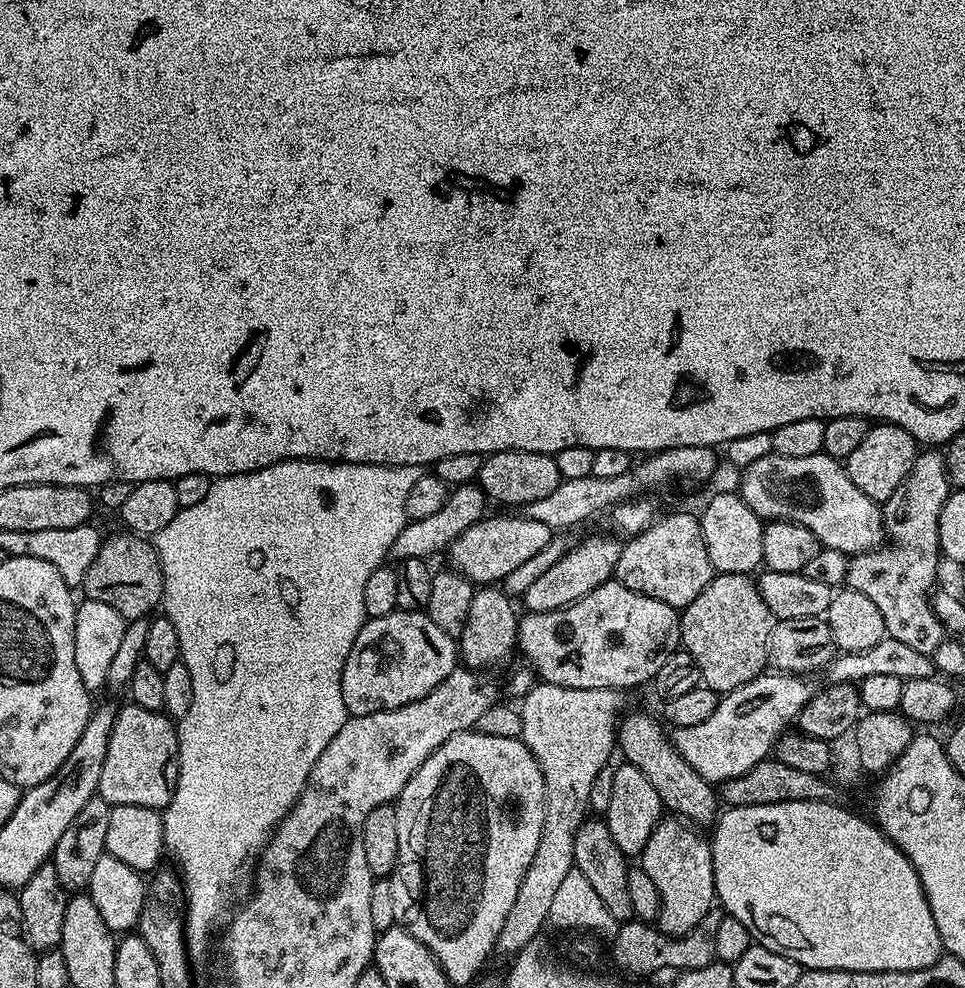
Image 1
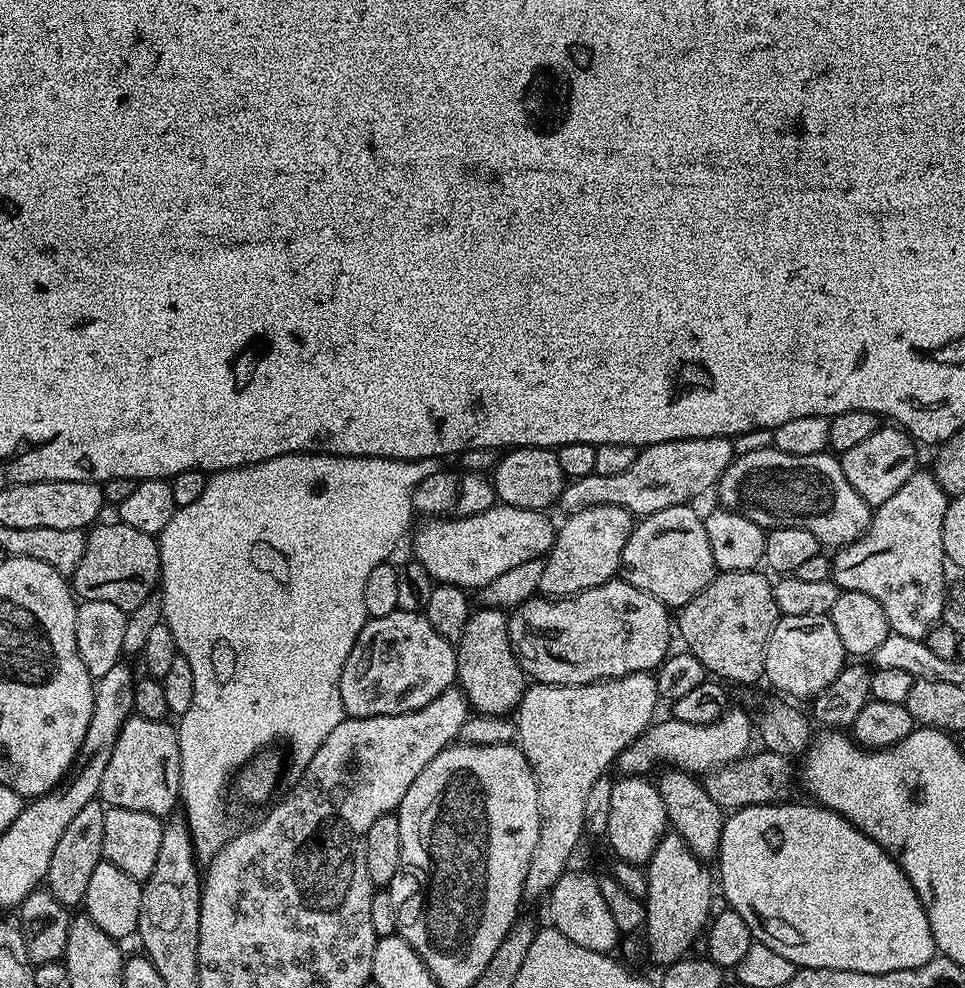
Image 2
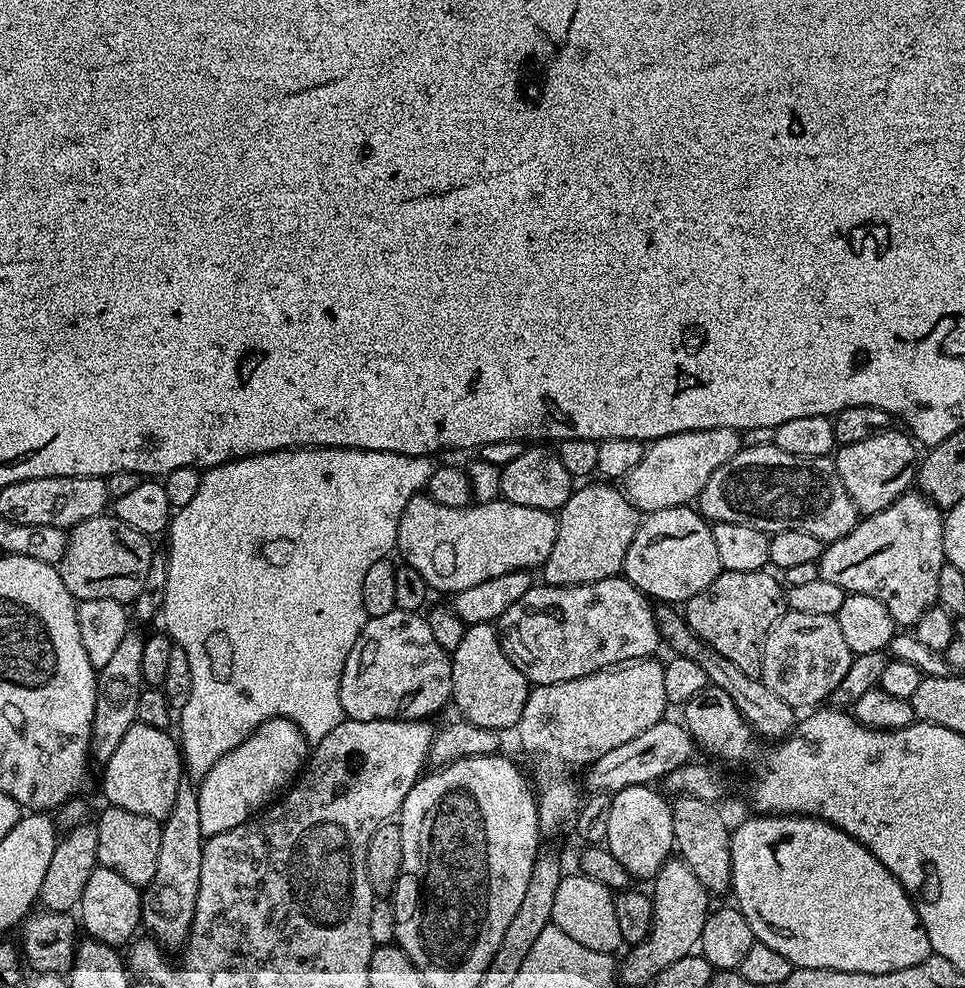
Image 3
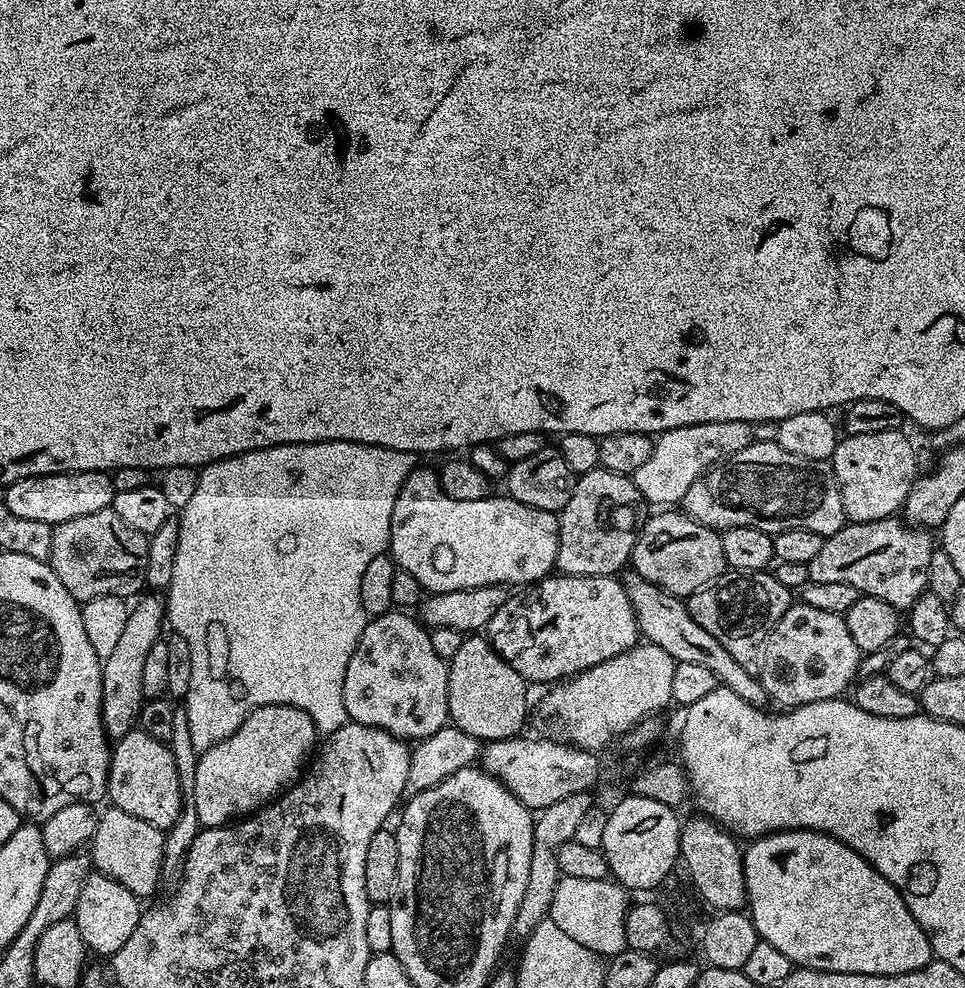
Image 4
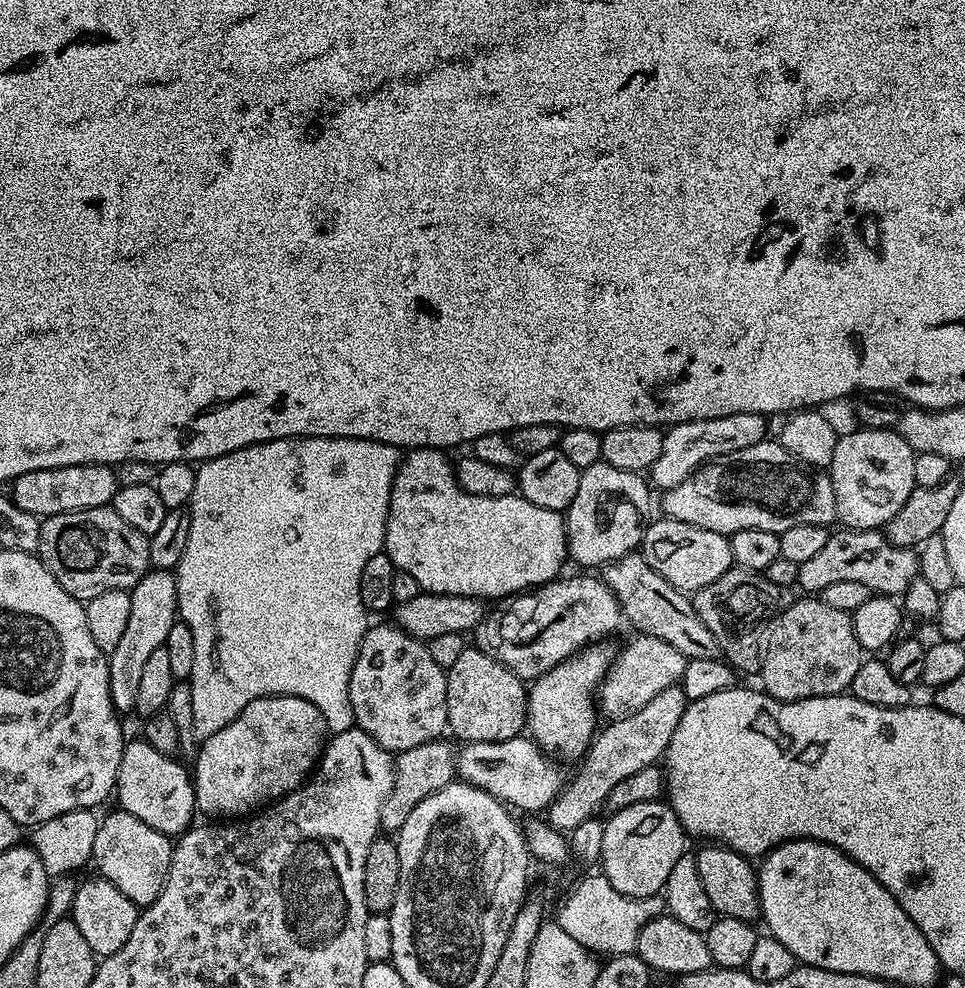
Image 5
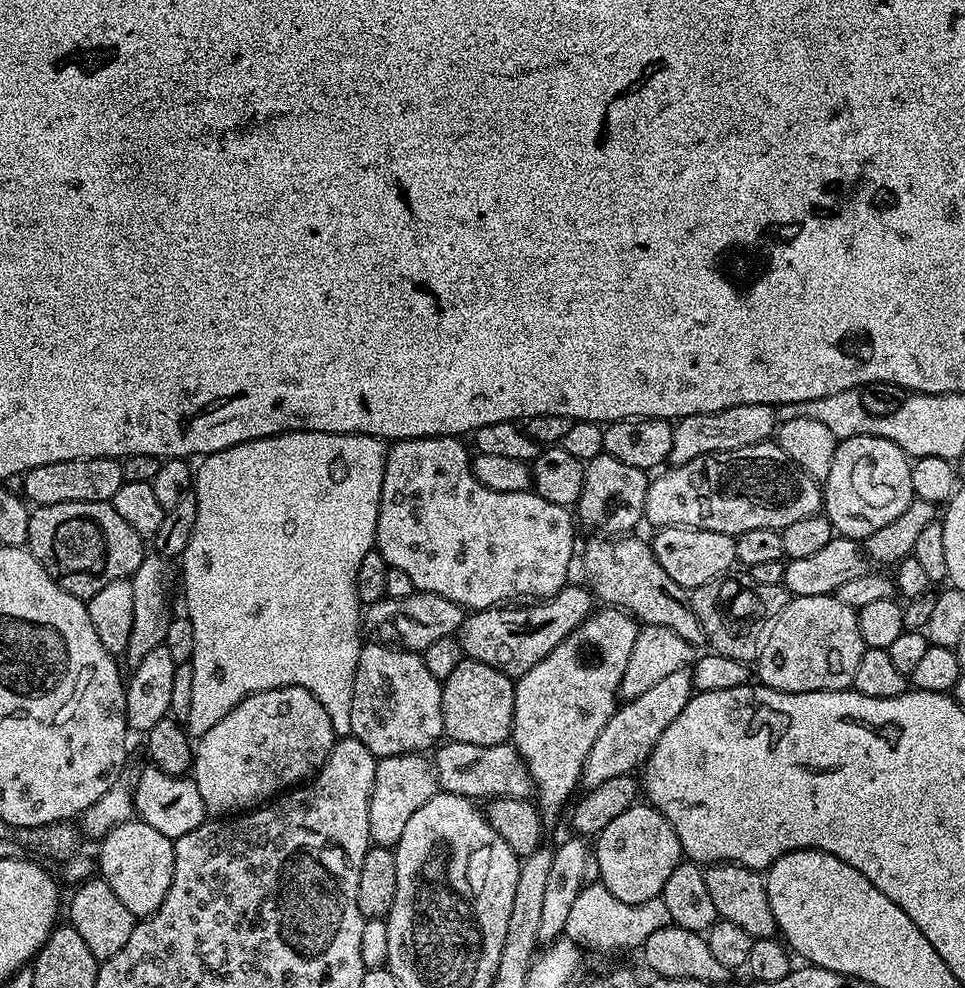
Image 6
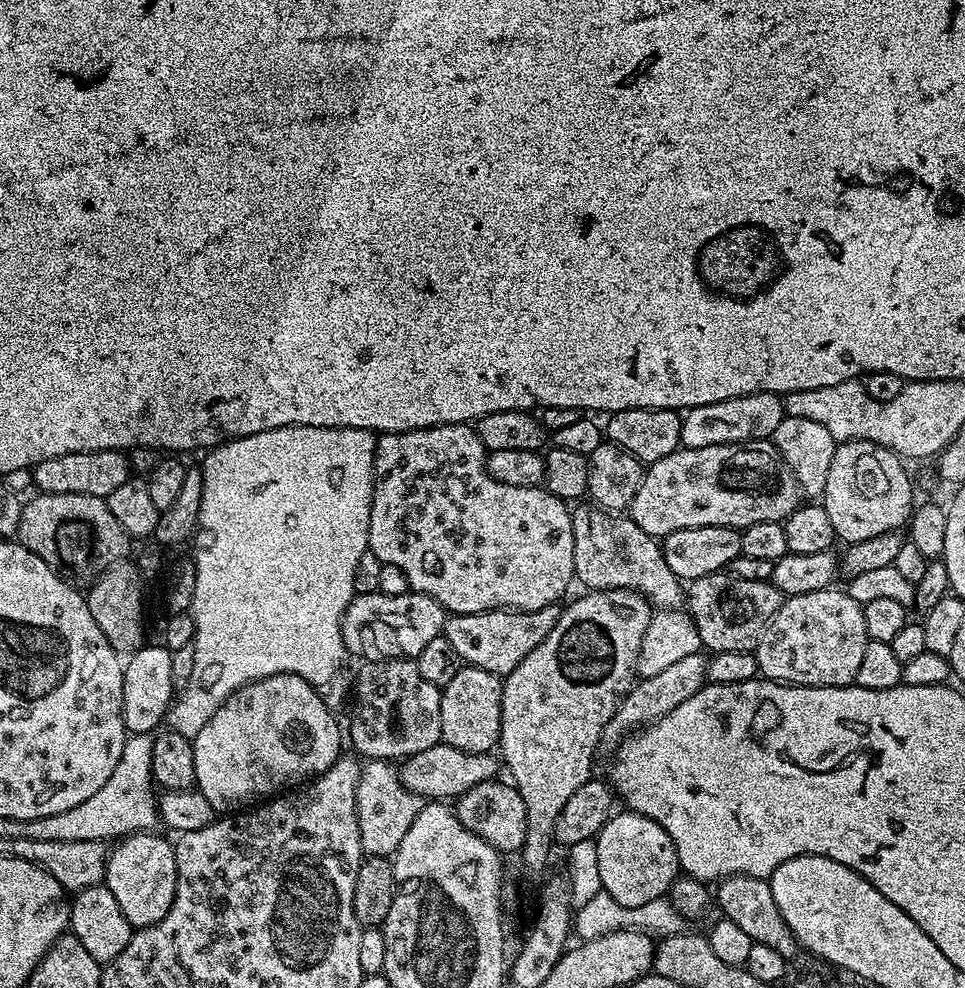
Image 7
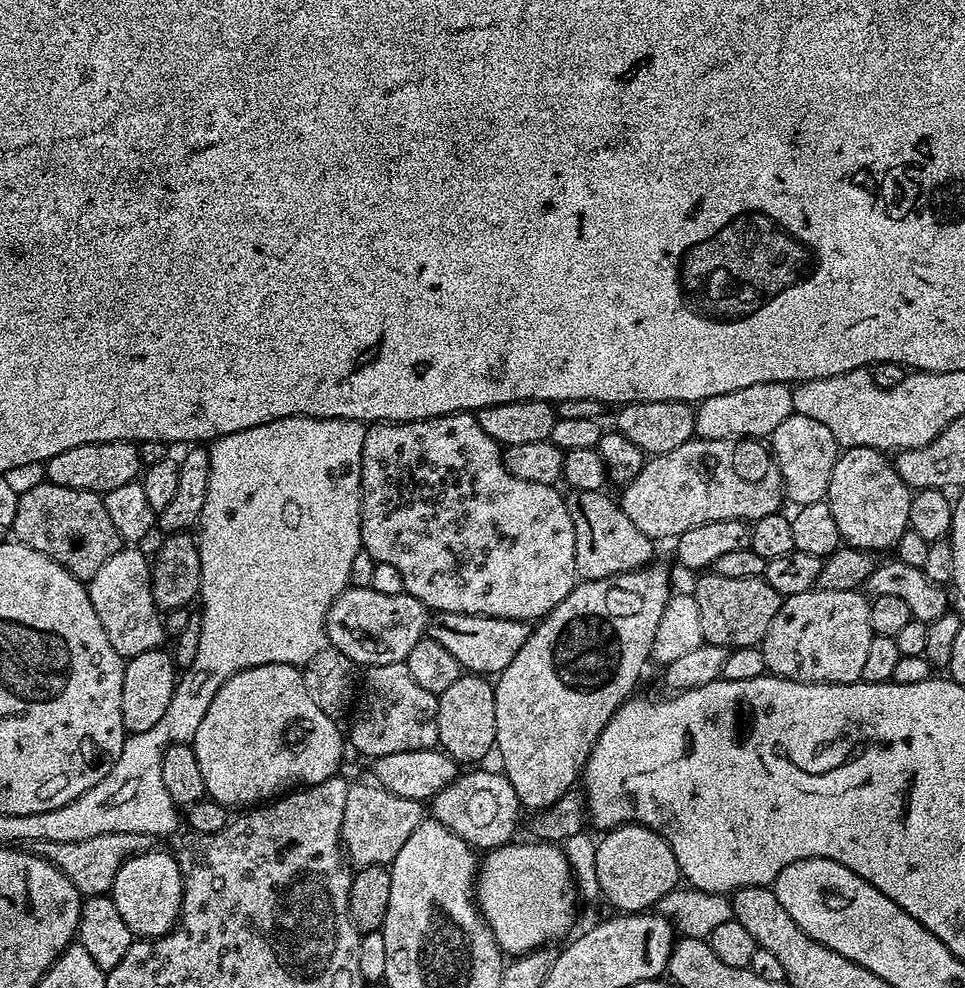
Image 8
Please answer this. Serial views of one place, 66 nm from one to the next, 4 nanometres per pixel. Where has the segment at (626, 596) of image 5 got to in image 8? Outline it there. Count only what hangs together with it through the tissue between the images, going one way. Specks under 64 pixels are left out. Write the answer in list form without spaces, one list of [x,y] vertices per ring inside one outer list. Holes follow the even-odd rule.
[[[575,489],[567,493],[568,509],[570,510],[570,522],[574,522],[574,562],[576,563],[576,575],[581,581],[597,580],[614,574],[632,572],[635,568],[645,567],[653,559],[653,537],[642,534],[634,522],[625,514],[615,499],[607,496],[607,491]]]

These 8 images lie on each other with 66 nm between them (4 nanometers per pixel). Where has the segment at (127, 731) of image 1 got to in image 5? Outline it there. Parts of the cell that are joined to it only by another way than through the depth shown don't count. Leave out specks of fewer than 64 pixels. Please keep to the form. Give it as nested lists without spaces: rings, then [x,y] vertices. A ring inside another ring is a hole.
[[[129,739],[124,746],[122,762],[118,766],[118,778],[114,789],[115,799],[120,799],[119,807],[125,812],[142,818],[146,826],[154,826],[163,836],[179,837],[193,827],[192,815],[197,815],[196,785],[193,777],[183,768],[179,759],[163,756],[147,740]]]

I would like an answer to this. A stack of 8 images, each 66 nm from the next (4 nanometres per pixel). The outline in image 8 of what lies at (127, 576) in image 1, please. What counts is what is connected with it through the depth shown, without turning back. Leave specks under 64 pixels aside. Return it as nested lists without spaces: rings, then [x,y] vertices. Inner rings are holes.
[[[47,482],[17,495],[10,532],[16,535],[13,536],[15,543],[30,546],[30,550],[38,550],[38,554],[46,554],[46,558],[58,562],[58,566],[85,582],[92,580],[102,562],[122,547],[101,493]]]

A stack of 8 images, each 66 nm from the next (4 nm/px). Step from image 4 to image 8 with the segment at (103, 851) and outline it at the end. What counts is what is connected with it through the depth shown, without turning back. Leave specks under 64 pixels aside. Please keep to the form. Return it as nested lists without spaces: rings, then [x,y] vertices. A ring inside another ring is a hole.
[[[151,850],[131,855],[114,878],[110,891],[118,914],[122,914],[126,926],[130,926],[133,937],[155,938],[166,936],[180,918],[184,879],[180,873],[180,862],[168,852]]]

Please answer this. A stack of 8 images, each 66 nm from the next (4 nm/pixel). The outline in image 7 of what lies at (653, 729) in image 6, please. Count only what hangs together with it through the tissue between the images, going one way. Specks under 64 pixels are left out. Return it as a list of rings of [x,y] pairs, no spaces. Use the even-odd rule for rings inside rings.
[[[695,652],[690,654],[689,657],[683,657],[680,661],[669,665],[667,669],[663,669],[659,674],[643,677],[624,696],[624,700],[615,712],[614,717],[606,724],[601,745],[605,749],[607,747],[615,749],[620,741],[625,739],[626,734],[656,723],[670,710],[677,709],[682,702],[688,701],[698,690],[703,688],[707,679],[707,669],[707,657],[703,653]]]

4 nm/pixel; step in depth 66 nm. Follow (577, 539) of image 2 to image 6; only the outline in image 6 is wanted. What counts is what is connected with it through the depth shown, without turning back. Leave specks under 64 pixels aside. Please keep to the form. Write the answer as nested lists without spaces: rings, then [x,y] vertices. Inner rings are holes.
[[[603,454],[596,456],[585,463],[582,494],[574,505],[575,515],[579,523],[584,523],[592,534],[604,538],[619,538],[631,533],[635,529],[632,527],[644,520],[644,503],[649,483],[650,476],[645,469],[626,466],[626,462],[618,462],[618,458]]]

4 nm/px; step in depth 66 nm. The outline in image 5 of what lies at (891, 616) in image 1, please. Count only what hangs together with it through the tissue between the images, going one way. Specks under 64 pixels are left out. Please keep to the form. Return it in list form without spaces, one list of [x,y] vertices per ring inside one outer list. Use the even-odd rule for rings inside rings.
[[[855,530],[833,531],[826,546],[818,550],[806,562],[799,564],[796,584],[804,587],[808,594],[818,594],[833,582],[862,582],[874,594],[903,597],[904,592],[918,578],[919,555],[911,548],[899,548],[888,541],[883,531],[858,532]]]

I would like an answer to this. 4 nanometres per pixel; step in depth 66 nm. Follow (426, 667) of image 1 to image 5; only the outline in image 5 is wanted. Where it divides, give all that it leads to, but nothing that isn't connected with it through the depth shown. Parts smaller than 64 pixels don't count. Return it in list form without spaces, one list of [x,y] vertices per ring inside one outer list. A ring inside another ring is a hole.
[[[373,623],[362,638],[358,658],[354,662],[354,670],[350,674],[348,701],[356,719],[355,727],[360,728],[378,746],[382,746],[393,754],[414,750],[414,746],[422,746],[431,740],[441,739],[448,727],[448,711],[446,710],[446,682],[448,677],[430,658],[427,643],[416,636],[411,636],[395,623]]]

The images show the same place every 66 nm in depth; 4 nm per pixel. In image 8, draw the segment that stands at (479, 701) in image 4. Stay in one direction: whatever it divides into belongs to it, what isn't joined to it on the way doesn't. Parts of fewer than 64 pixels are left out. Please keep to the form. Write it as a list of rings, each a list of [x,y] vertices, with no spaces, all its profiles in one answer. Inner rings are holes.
[[[461,674],[458,682],[454,682],[445,692],[438,696],[438,744],[450,758],[456,760],[457,765],[472,766],[496,746],[496,727],[494,726],[494,702],[496,690],[493,681],[484,674]]]

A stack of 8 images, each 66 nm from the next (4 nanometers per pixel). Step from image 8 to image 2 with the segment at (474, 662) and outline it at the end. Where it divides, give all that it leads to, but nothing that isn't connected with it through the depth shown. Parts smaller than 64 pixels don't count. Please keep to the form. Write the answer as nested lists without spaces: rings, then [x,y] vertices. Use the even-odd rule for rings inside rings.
[[[613,578],[576,596],[522,602],[508,616],[508,637],[512,653],[533,681],[593,684],[659,668],[673,647],[674,620],[668,616],[670,609],[658,598]]]

